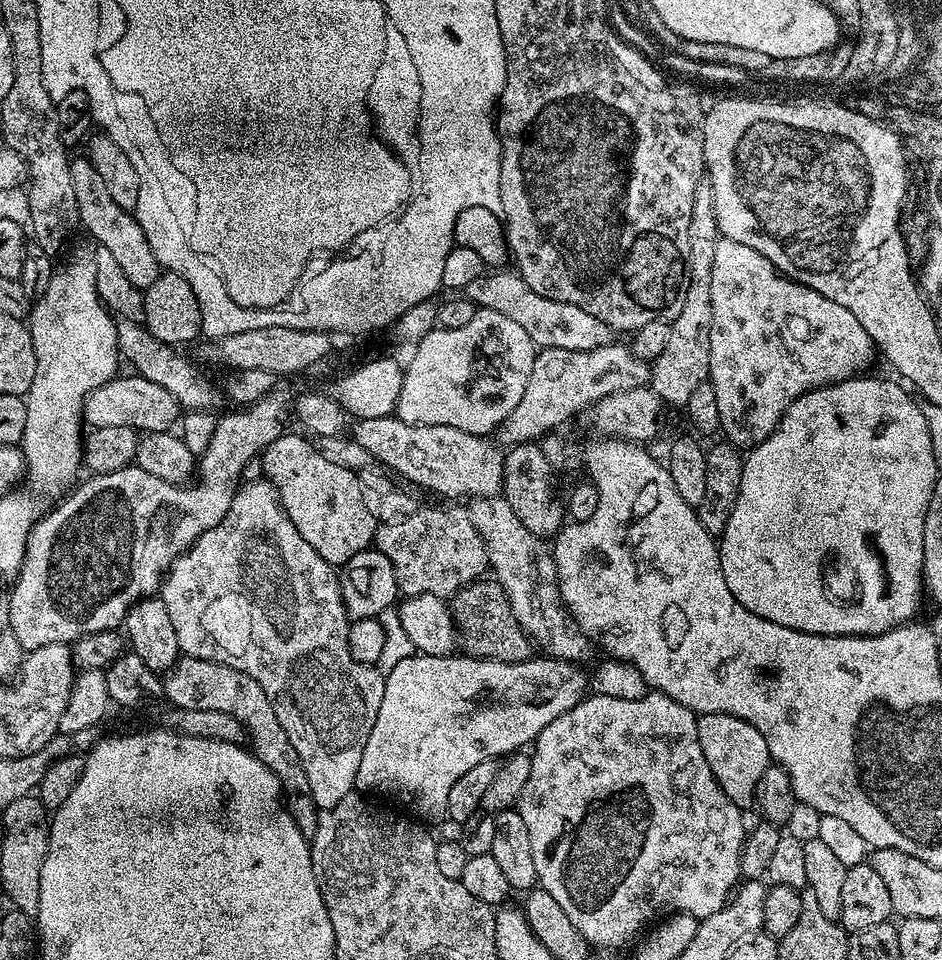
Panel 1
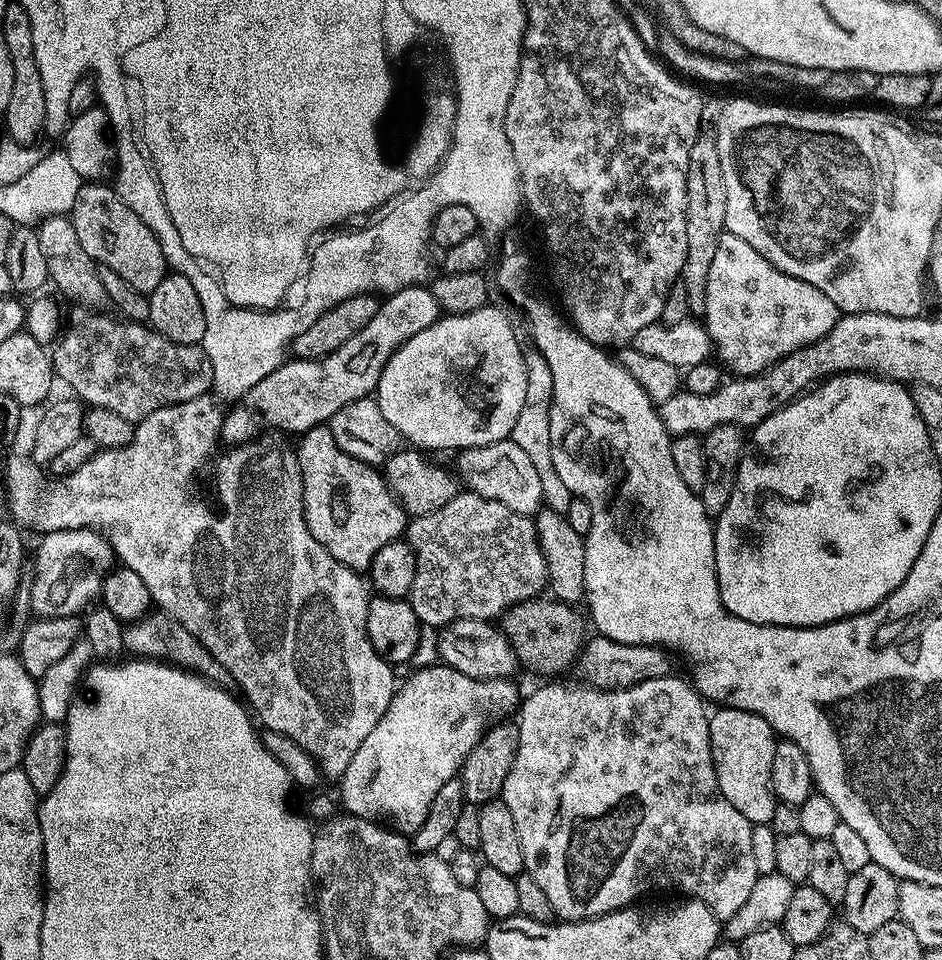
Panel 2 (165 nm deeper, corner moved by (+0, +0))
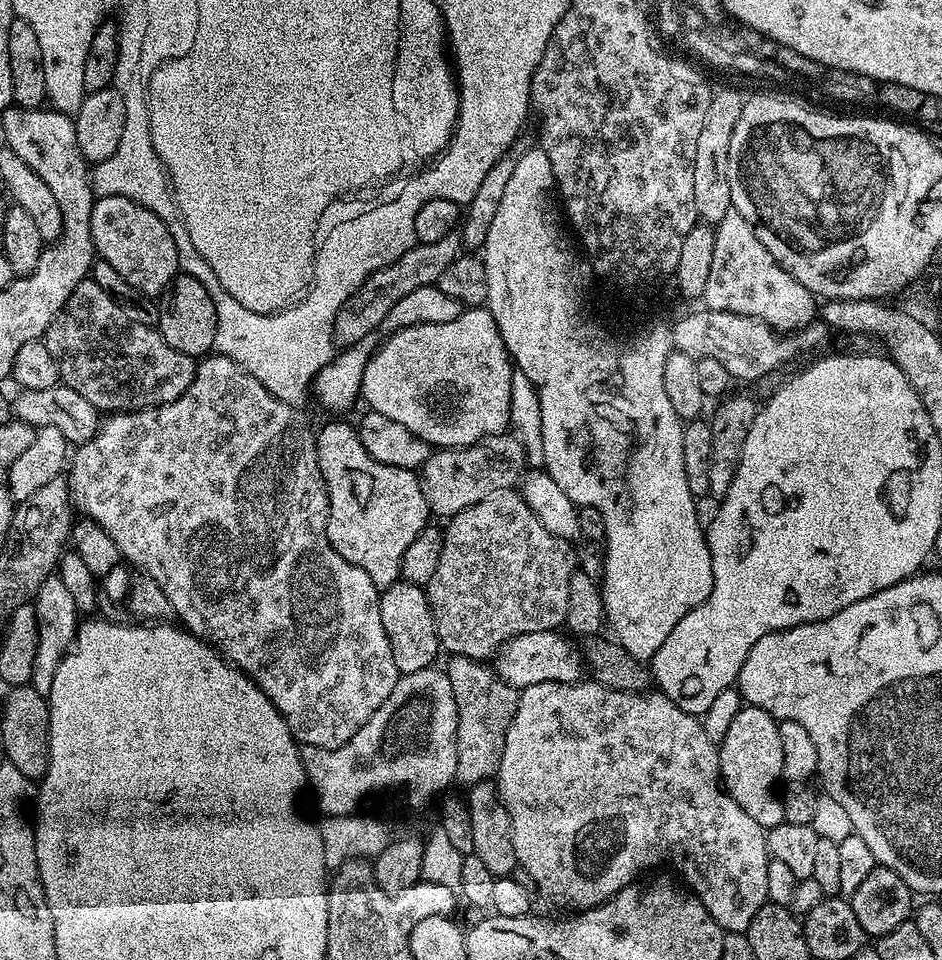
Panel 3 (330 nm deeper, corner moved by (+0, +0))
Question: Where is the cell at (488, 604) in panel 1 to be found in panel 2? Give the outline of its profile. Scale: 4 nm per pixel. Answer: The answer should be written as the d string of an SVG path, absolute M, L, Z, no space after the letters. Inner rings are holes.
M555 598L544 599L522 600L509 608L502 617L502 631L507 636L508 645L514 650L521 669L529 668L544 676L540 678L556 678L559 677L556 676L559 672L564 672L571 664L573 667L577 663L586 643L586 620L583 615L580 617L576 613L577 609L573 605Z

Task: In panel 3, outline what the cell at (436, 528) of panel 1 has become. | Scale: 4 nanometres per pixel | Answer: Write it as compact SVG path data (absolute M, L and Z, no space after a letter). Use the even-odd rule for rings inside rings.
M515 487L494 490L490 498L474 502L474 506L451 517L447 524L448 528L443 529L438 570L434 570L434 578L430 578L426 585L434 626L445 653L484 662L495 657L516 636L551 632L564 624L566 602L570 598L570 578L578 570L576 552L569 541L558 538L558 534L550 534L550 530L542 526Z

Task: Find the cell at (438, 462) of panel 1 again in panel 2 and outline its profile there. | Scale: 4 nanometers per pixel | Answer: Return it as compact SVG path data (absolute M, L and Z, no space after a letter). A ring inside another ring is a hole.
M510 438L481 448L465 448L457 456L458 476L467 491L502 502L502 506L510 506L510 510L523 516L535 517L540 511L544 499L542 481L529 455Z

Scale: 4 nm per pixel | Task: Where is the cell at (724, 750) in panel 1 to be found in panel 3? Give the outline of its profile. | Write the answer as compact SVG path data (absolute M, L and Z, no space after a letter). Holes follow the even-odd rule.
M742 706L726 738L719 741L720 778L725 792L758 826L773 828L784 823L784 802L781 793L776 792L776 783L782 780L782 738L780 725L770 713L762 708Z

